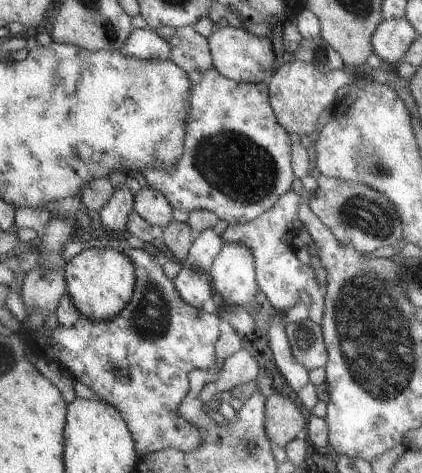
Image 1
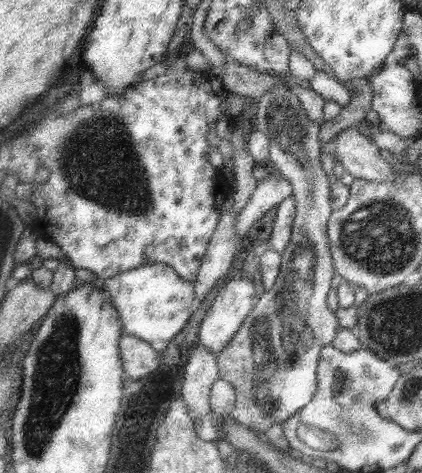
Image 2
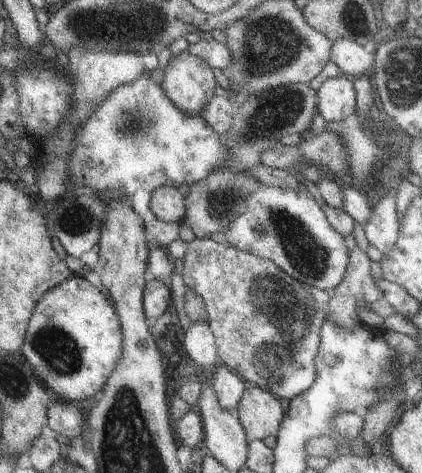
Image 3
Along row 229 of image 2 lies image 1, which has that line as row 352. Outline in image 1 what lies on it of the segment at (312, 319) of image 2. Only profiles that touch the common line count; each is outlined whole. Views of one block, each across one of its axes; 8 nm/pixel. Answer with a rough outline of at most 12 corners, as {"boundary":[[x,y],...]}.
{"boundary":[[289,322],[291,356],[307,372],[325,366],[319,324]]}

